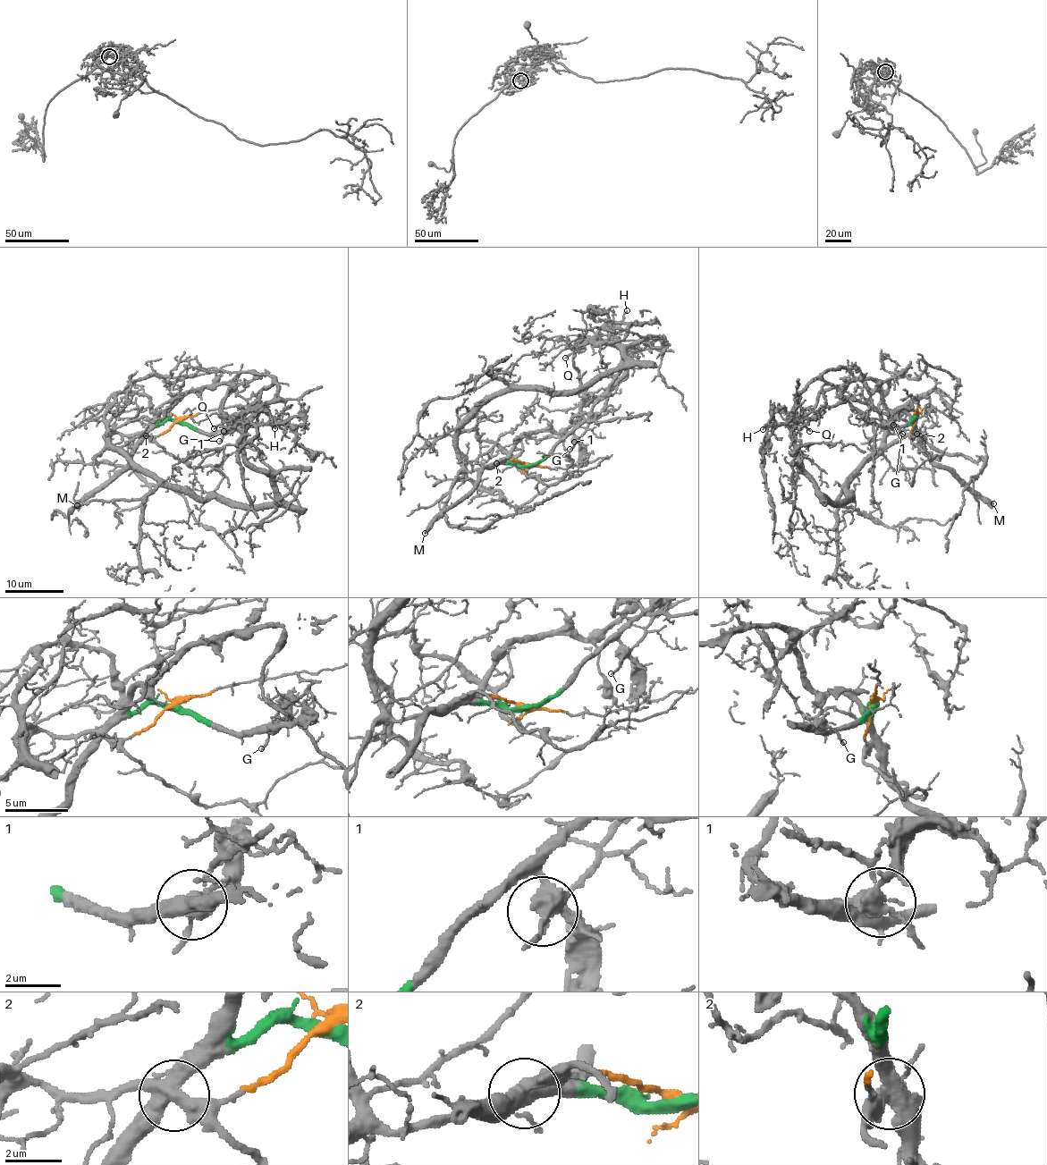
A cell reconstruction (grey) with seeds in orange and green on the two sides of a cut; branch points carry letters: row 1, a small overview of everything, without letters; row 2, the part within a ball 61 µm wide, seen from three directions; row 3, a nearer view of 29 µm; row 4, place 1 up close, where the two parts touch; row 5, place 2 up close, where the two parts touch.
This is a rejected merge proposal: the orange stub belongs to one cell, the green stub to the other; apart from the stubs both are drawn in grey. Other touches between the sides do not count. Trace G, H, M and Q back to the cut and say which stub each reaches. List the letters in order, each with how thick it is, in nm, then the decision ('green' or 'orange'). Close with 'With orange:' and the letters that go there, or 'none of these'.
G: 180 nm | green
H: 110 nm | green
M: 550 nm | green
Q: 160 nm | green
With orange: none of these

